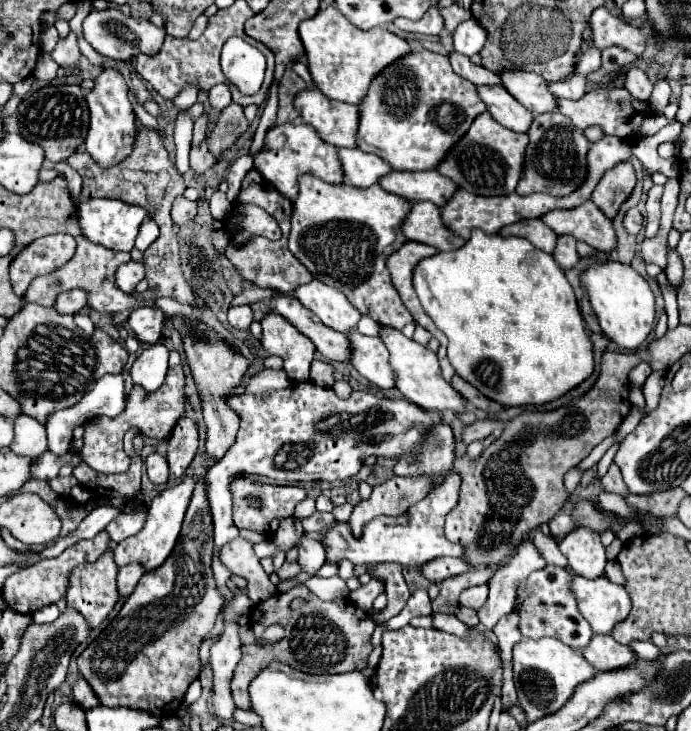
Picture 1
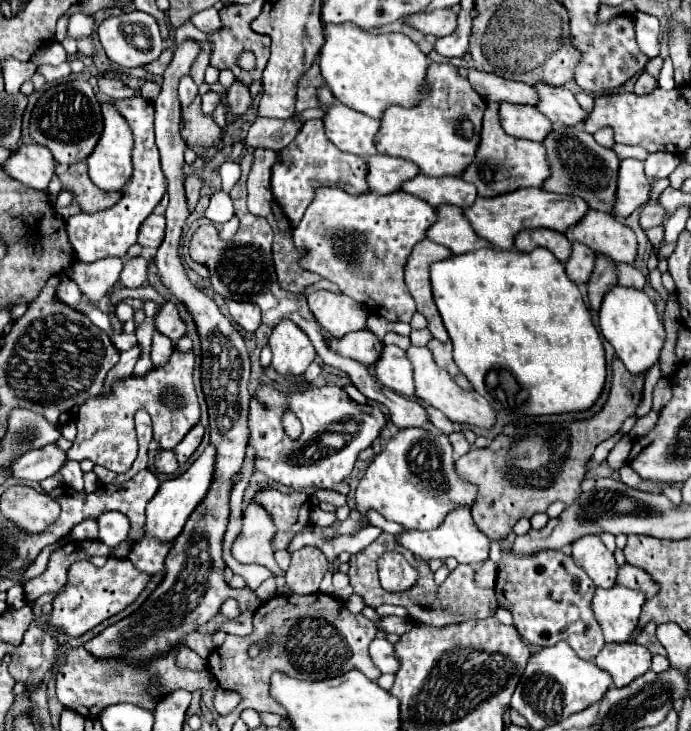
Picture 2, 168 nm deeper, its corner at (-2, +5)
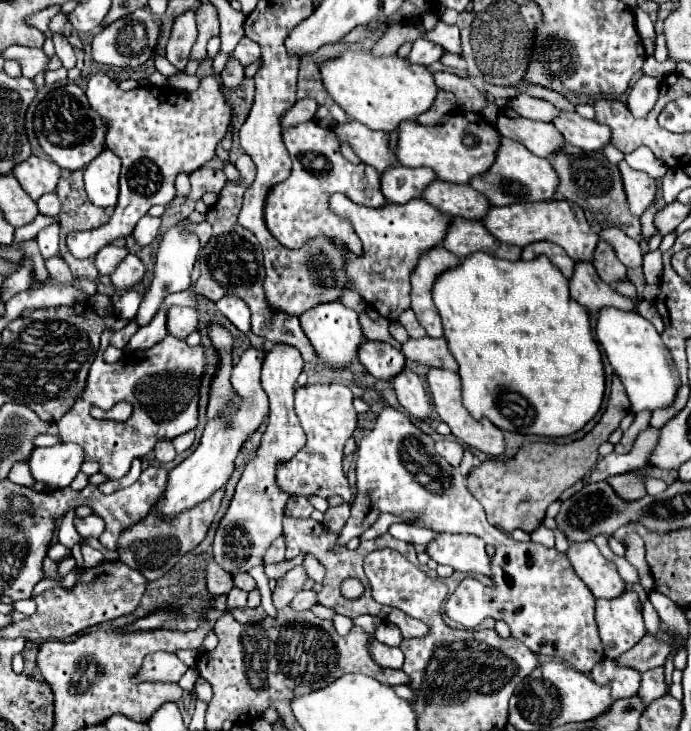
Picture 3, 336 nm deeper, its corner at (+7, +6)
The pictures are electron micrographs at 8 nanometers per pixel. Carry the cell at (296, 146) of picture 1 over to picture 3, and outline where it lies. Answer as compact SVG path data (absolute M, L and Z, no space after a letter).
M315 120L285 128L283 142L291 154L293 170L291 176L285 182L277 184L277 188L267 196L265 220L271 234L287 248L301 248L309 238L325 234L341 244L347 244L347 248L351 248L355 256L363 256L363 246L353 232L353 226L329 210L329 198L335 192L341 192L363 206L381 208L389 204L381 192L381 174L367 164L355 166L347 162L339 152L339 140L335 132L321 128Z

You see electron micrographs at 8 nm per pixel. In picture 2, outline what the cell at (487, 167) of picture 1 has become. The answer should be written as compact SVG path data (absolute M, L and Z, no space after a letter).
M488 103L484 121L482 121L482 133L480 143L476 149L474 161L462 171L462 179L476 185L480 197L496 197L500 193L510 193L520 187L540 187L544 179L548 179L550 169L546 163L546 149L542 143L518 139L512 135L506 135L498 121L498 103Z

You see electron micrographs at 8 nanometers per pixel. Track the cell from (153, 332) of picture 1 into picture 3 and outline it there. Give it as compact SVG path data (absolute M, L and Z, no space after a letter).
M173 306L167 312L167 330L179 338L187 338L191 332L197 330L199 314L195 308L179 308Z

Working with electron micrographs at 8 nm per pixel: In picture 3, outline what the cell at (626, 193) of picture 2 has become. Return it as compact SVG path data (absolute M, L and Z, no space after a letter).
M625 160L619 164L619 170L623 176L623 186L627 192L629 208L635 216L641 216L655 202L657 184L645 172L635 172L633 168L629 168Z

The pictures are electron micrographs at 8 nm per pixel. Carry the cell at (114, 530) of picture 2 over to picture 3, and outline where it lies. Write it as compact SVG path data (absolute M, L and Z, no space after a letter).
M91 514L87 518L77 518L75 516L73 524L75 524L75 530L79 532L81 538L89 538L89 536L99 538L103 534L103 530L105 530L105 524L97 514Z

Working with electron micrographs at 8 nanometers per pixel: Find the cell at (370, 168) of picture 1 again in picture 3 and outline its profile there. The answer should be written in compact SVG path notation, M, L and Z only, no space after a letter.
M391 168L391 172L381 174L381 188L387 200L395 204L407 204L409 200L421 198L423 190L437 180L431 168Z

